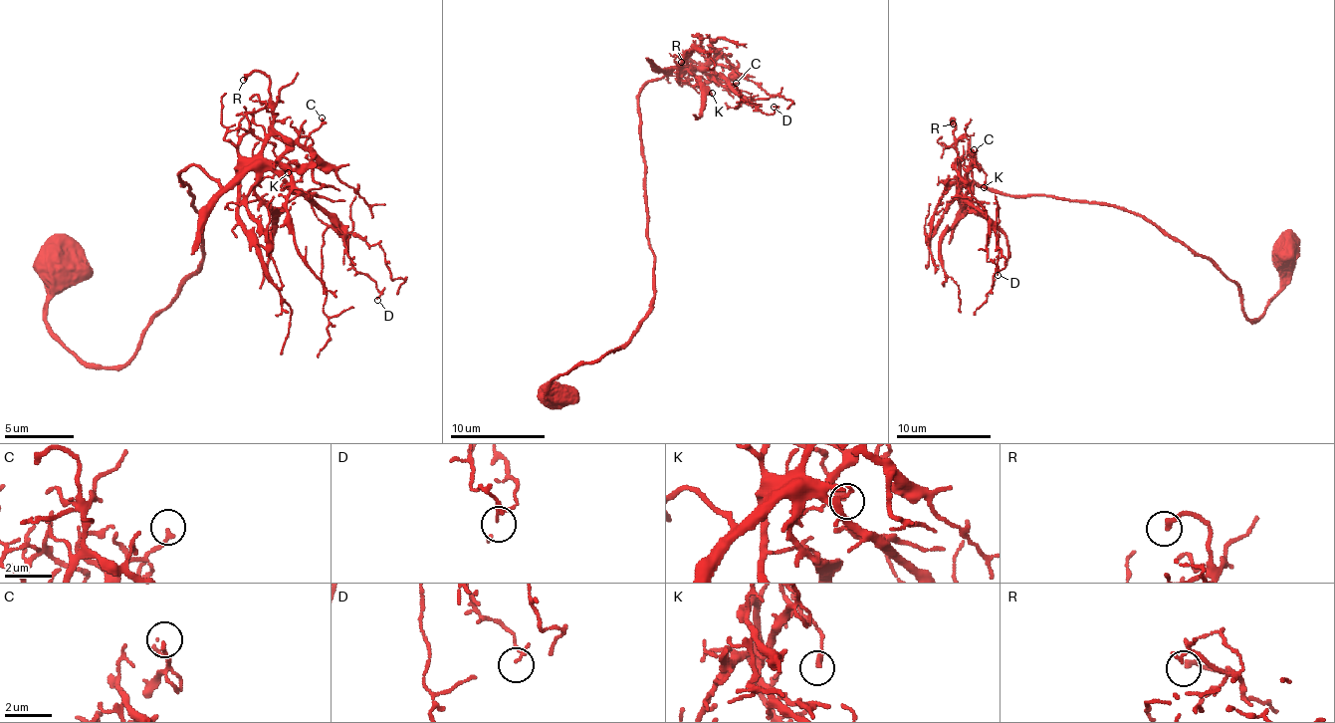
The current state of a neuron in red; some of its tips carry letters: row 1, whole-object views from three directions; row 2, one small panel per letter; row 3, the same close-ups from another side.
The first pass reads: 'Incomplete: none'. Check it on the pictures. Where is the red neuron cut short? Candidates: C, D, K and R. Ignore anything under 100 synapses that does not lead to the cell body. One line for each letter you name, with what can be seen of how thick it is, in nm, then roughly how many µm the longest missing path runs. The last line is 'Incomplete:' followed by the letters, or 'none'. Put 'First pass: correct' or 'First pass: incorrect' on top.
First pass: correct
Incomplete: none

